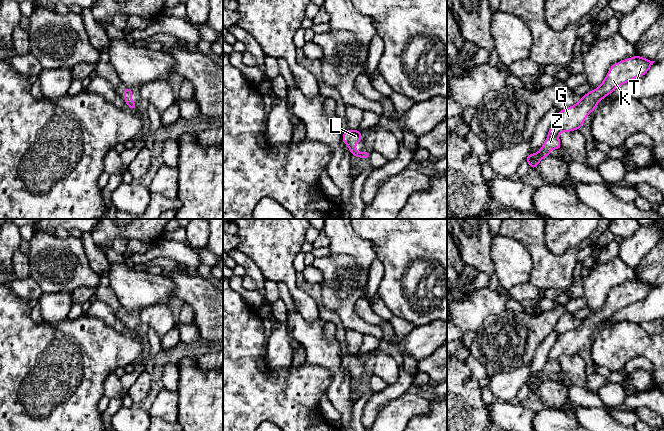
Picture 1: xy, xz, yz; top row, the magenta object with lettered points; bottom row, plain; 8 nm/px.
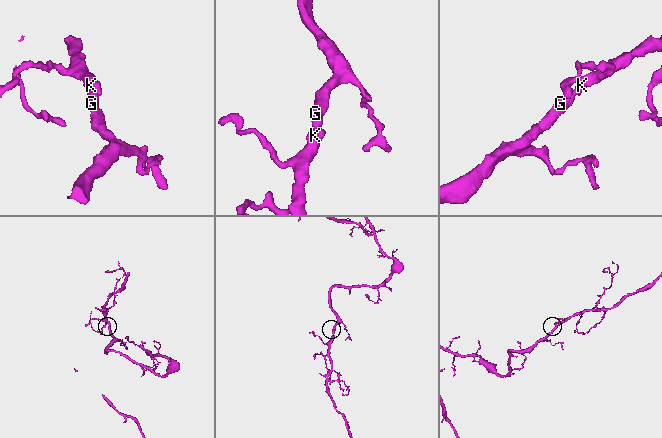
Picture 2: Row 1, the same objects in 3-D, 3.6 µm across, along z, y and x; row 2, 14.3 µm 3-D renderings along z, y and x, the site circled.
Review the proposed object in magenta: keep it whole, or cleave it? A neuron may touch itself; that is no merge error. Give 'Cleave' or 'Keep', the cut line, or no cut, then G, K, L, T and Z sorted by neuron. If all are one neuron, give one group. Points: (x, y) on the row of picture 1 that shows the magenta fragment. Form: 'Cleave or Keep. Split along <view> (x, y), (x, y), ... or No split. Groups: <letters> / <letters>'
Keep. No split. Groups: G K L T Z

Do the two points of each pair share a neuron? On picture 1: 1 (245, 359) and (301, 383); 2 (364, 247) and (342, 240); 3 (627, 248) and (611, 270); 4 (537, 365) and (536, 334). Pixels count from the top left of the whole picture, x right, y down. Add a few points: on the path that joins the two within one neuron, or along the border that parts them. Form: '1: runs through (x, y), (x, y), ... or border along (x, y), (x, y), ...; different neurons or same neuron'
1: runs through (255, 374), (264, 383), (286, 383); same neuron
2: runs through (359, 247), (347, 242); same neuron
3: border along (618, 255), (633, 268); different neurons
4: border along (552, 331), (537, 347), (530, 363); different neurons

